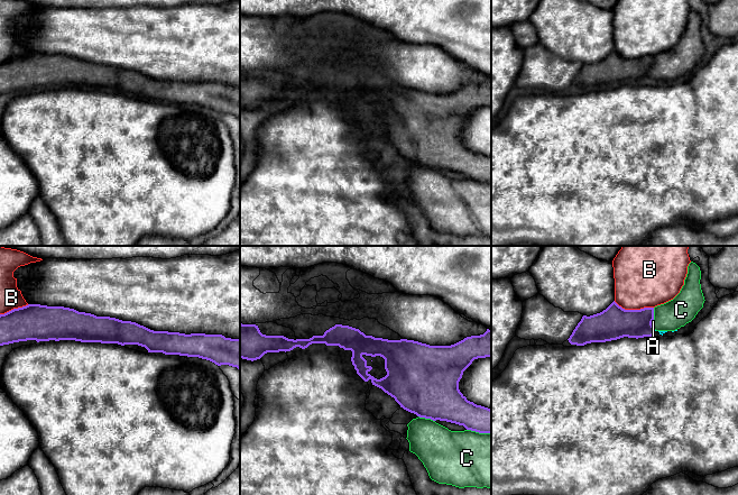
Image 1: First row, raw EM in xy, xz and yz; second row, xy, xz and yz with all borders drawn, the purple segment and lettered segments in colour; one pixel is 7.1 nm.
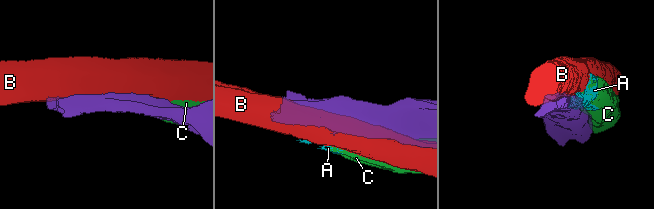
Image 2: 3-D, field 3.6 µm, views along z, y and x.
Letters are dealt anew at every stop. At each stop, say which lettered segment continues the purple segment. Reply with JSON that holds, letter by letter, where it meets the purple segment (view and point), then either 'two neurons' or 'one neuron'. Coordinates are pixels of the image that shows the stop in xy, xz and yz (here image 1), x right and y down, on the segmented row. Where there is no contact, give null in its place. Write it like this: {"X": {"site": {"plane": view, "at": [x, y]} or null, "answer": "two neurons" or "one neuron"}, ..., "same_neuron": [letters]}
{"A": {"site": {"plane": "yz", "at": [651, 323]}, "answer": "two neurons"}, "B": {"site": {"plane": "yz", "at": [634, 310]}, "answer": "two neurons"}, "C": {"site": {"plane": "xz", "at": [426, 418]}, "answer": "two neurons"}, "same_neuron": []}

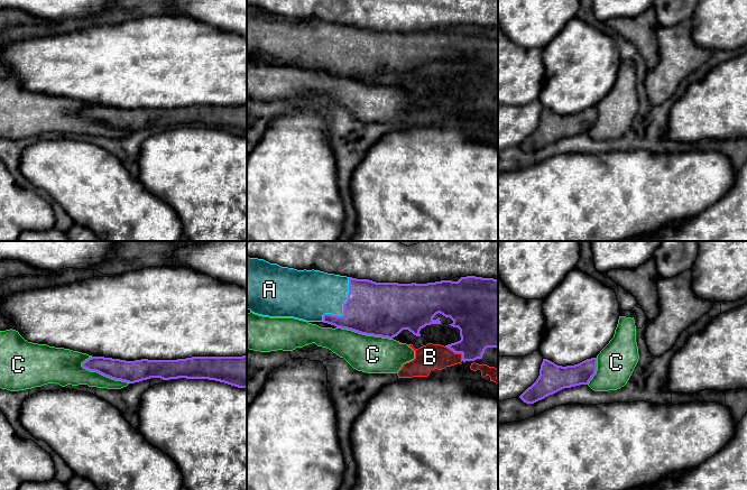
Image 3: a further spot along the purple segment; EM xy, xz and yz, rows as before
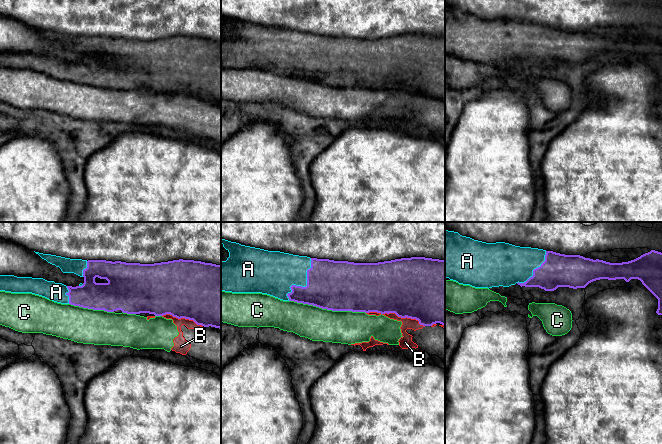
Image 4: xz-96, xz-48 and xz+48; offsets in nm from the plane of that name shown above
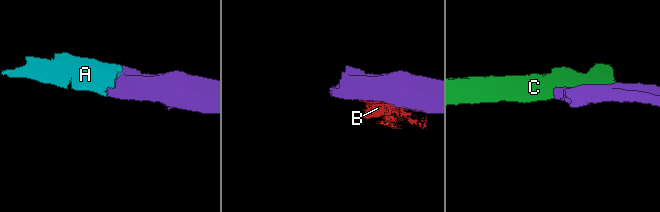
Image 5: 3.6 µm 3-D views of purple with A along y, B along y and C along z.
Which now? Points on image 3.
{"A": {"site": {"plane": "xz", "at": [343, 308]}, "answer": "one neuron"}, "B": {"site": {"plane": "xz", "at": [457, 352]}, "answer": "two neurons"}, "C": {"site": {"plane": "xy", "at": [104, 375]}, "answer": "two neurons"}, "same_neuron": ["A"]}

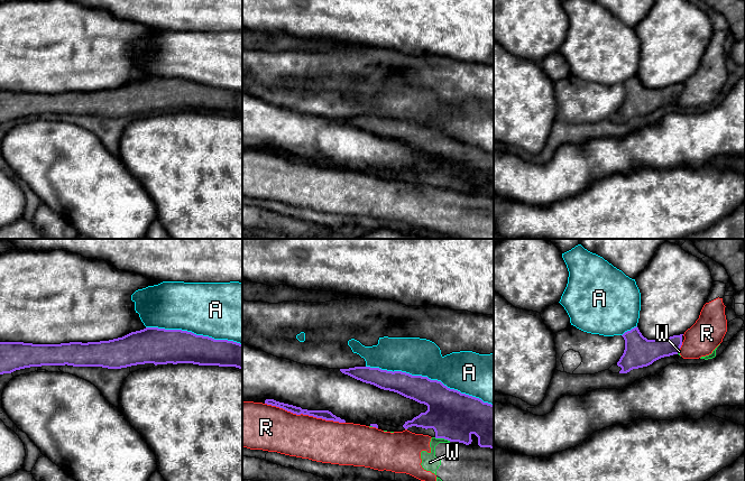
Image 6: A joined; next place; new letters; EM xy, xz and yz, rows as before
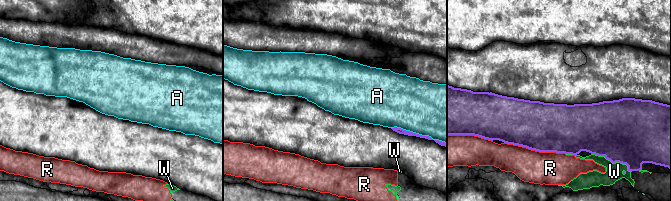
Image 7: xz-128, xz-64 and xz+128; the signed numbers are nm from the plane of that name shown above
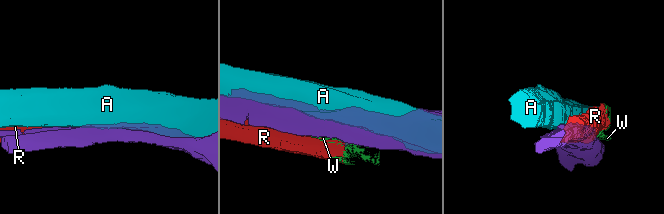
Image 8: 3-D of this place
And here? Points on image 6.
{"A": {"site": {"plane": "xz", "at": [430, 379]}, "answer": "two neurons"}, "R": {"site": {"plane": "xz", "at": [305, 414]}, "answer": "two neurons"}, "W": {"site": {"plane": "xz", "at": [442, 437]}, "answer": "two neurons"}, "same_neuron": []}

